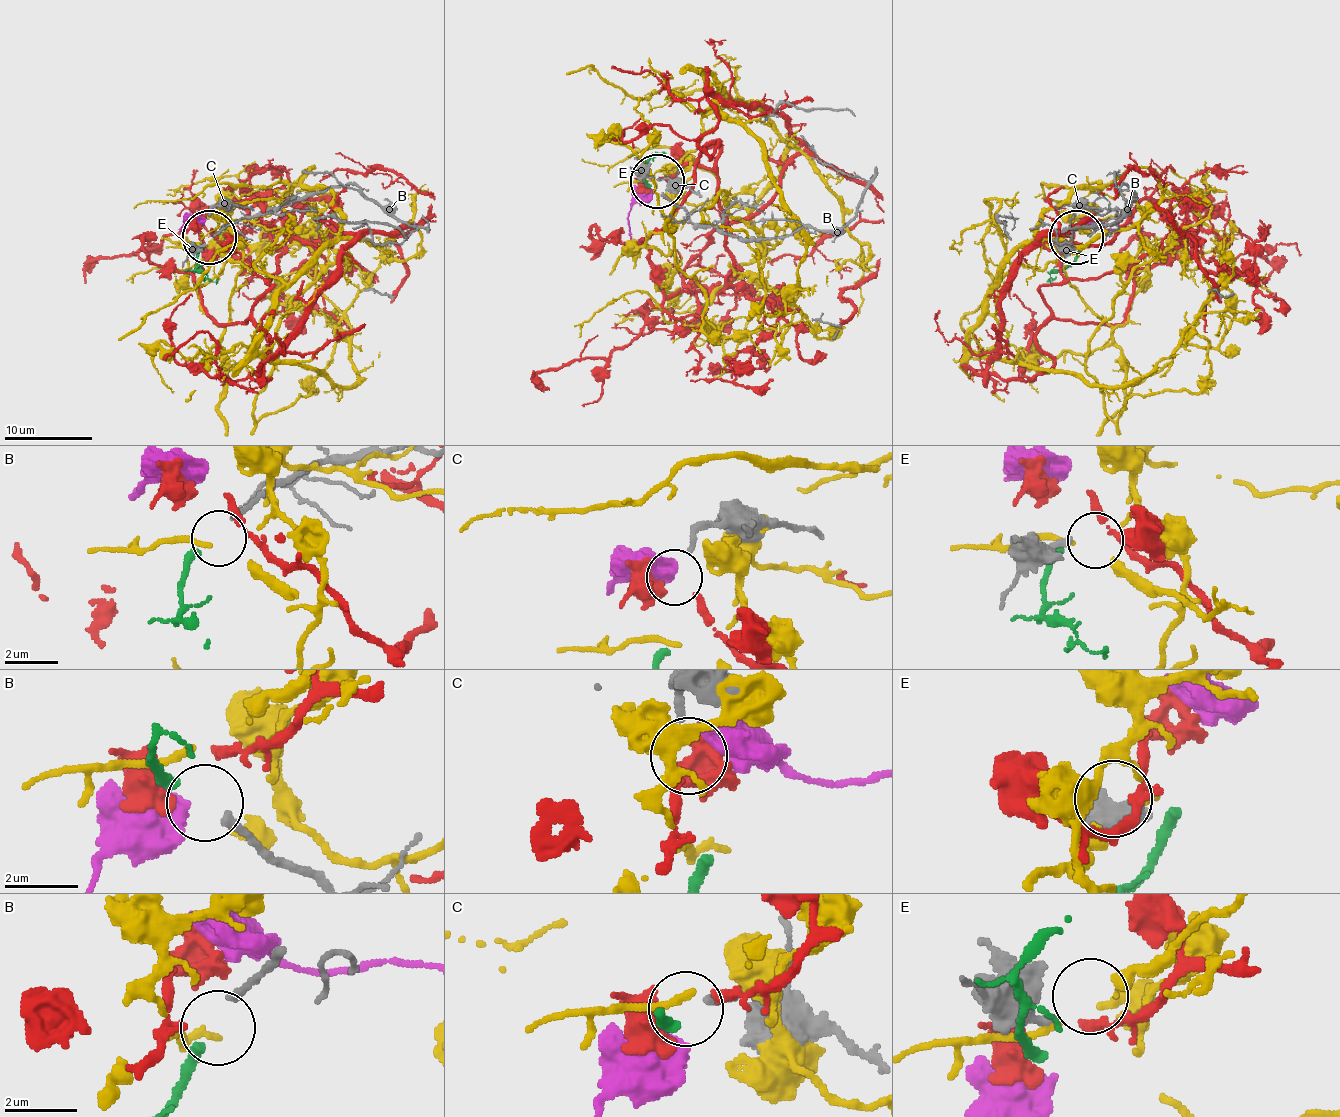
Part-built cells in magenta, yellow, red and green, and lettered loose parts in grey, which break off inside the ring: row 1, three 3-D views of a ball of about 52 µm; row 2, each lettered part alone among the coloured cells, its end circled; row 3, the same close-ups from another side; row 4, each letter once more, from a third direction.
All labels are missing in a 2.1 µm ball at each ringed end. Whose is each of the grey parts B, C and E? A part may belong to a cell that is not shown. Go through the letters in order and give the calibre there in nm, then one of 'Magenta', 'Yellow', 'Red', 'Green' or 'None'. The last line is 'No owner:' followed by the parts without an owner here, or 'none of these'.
B: Thickness 220 nm. Green
C: Thickness 200 nm. Red
E: Thickness 260 nm. None
No owner: E

